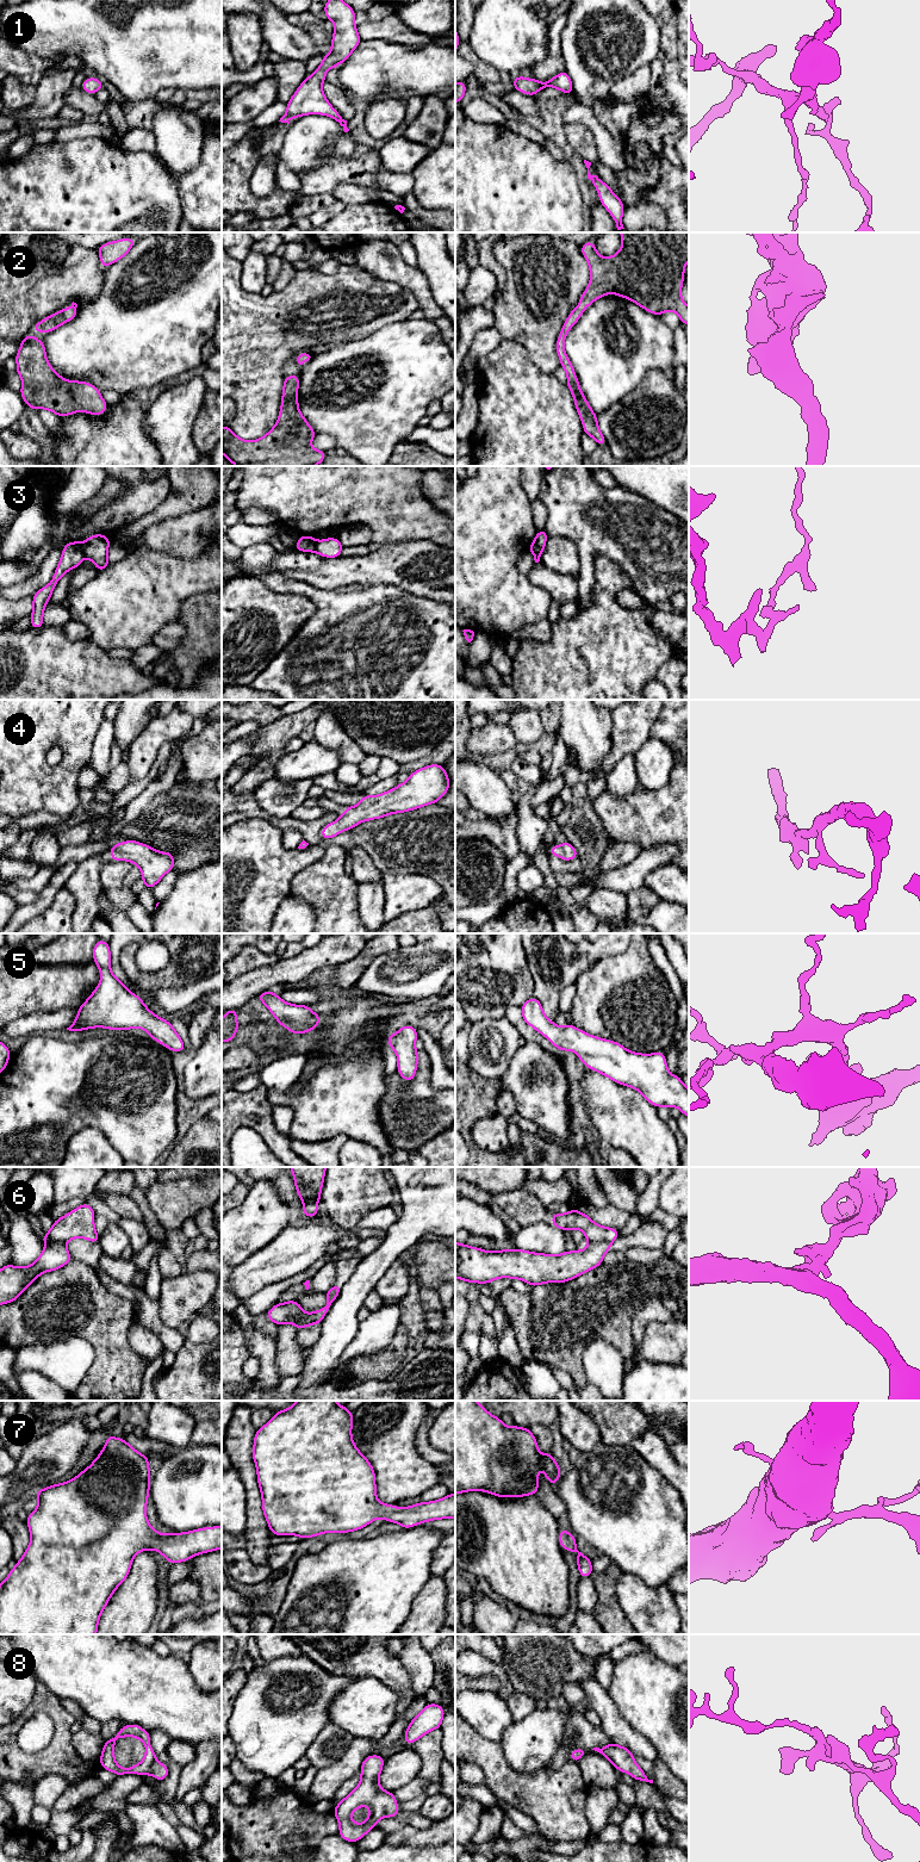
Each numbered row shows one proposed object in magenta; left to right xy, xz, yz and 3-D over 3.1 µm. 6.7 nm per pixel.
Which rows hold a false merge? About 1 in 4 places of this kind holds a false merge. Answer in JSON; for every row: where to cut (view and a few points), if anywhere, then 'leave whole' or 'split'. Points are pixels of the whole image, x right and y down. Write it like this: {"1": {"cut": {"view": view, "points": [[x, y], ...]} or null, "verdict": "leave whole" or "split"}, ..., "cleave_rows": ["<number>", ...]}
{"1": {"cut": null, "verdict": "leave whole"}, "2": {"cut": null, "verdict": "leave whole"}, "3": {"cut": {"view": "xy", "points": [[81, 544], [81, 550], [85, 554]]}, "verdict": "split"}, "4": {"cut": null, "verdict": "leave whole"}, "5": {"cut": null, "verdict": "leave whole"}, "6": {"cut": {"view": "xz", "points": [[284, 1302], [287, 1307], [287, 1317], [291, 1321]]}, "verdict": "split"}, "7": {"cut": null, "verdict": "leave whole"}, "8": {"cut": null, "verdict": "leave whole"}, "cleave_rows": ["3", "6"]}

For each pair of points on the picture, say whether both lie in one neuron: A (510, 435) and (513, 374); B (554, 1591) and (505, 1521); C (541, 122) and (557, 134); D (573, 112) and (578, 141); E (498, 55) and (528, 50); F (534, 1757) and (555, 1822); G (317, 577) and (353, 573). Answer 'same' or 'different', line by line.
A: same
B: same
C: same
D: different
E: same
F: different
G: same

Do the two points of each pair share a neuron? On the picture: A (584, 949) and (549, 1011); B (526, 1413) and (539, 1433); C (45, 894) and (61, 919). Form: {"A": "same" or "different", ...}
{"A": "same", "B": "different", "C": "different"}

